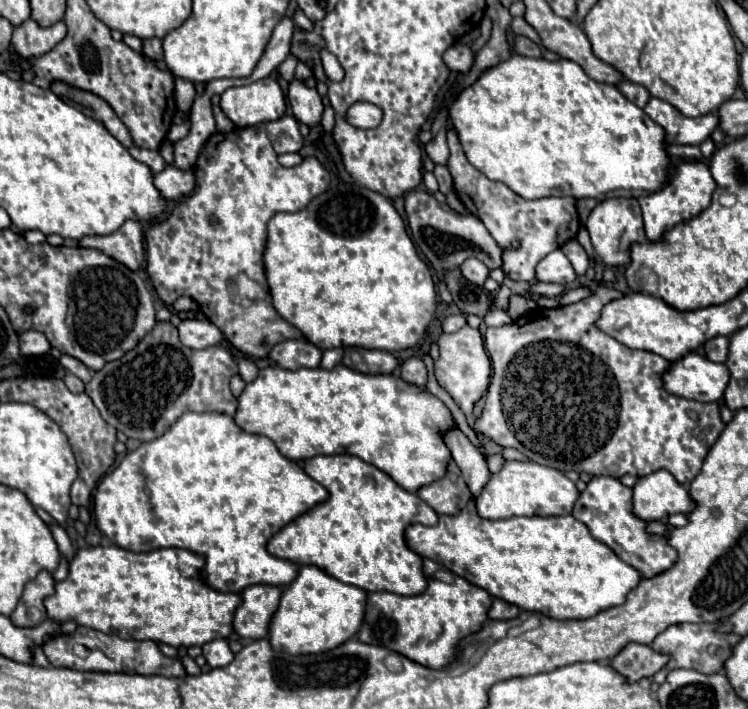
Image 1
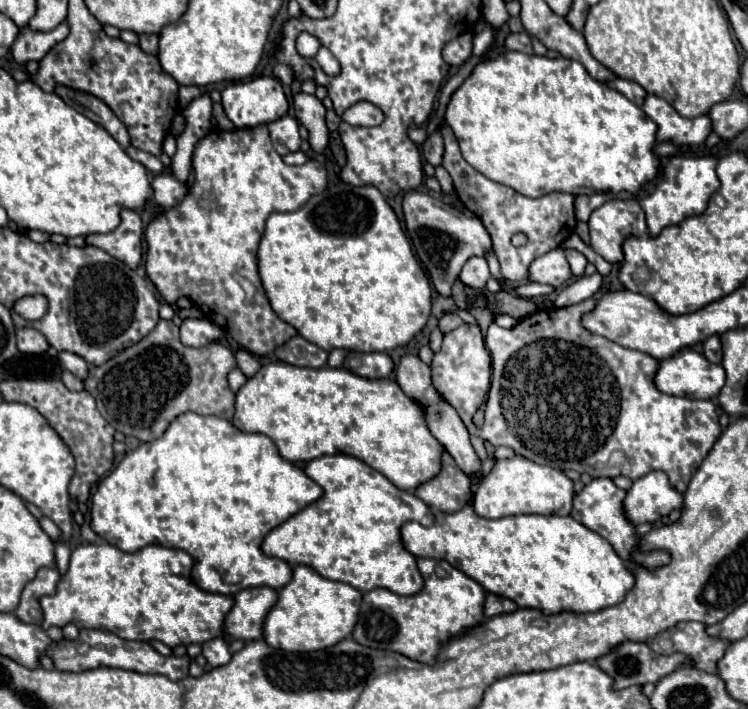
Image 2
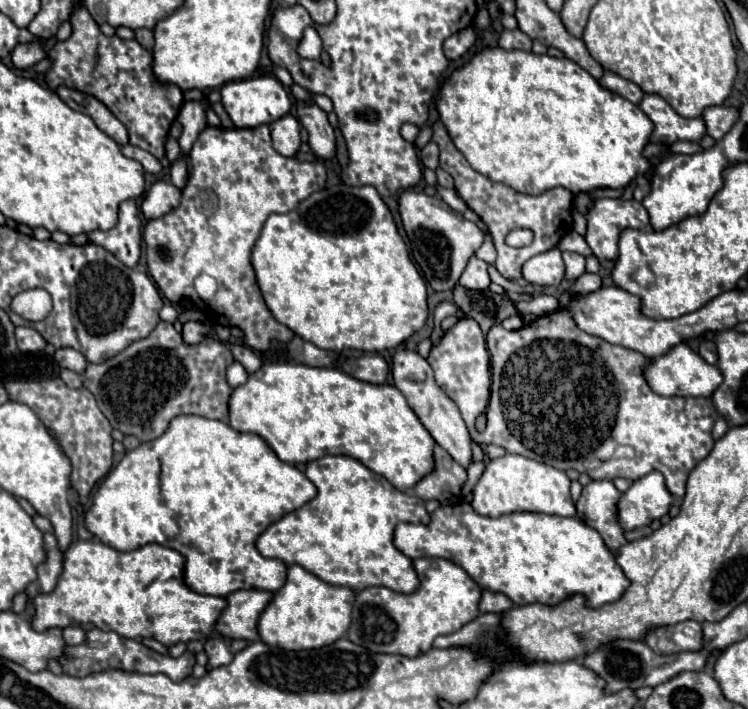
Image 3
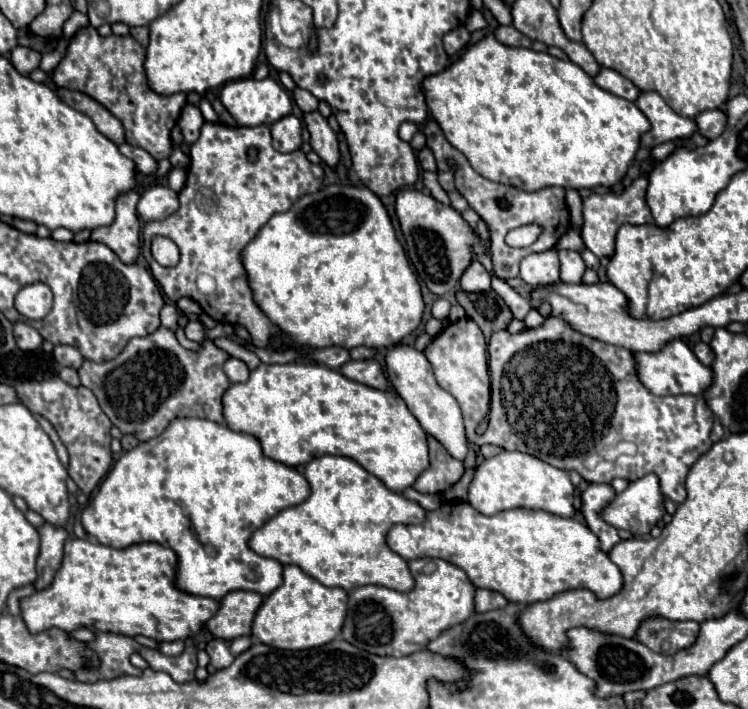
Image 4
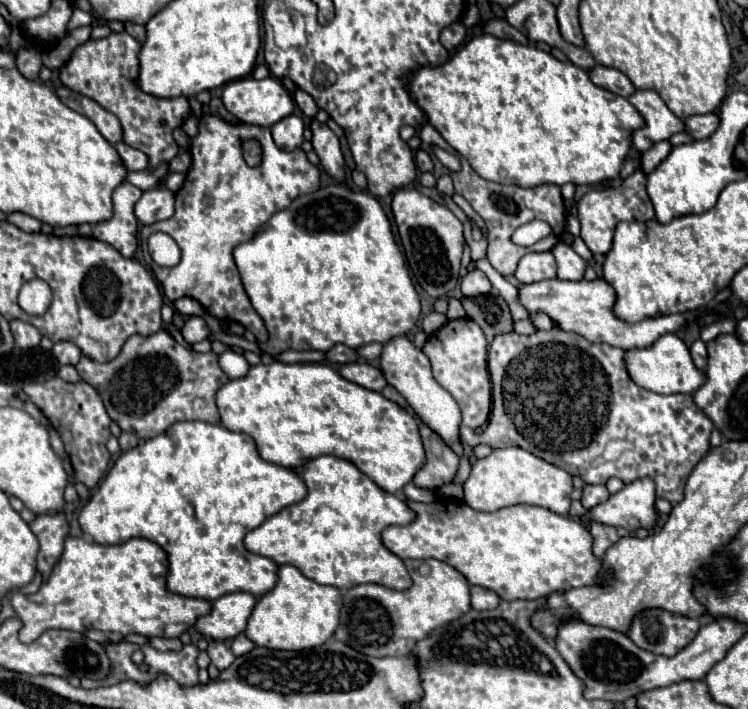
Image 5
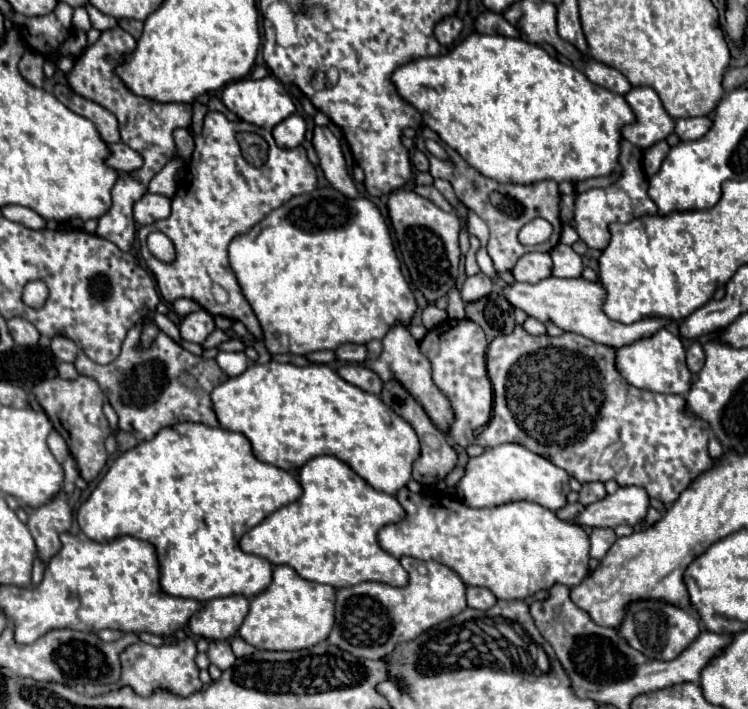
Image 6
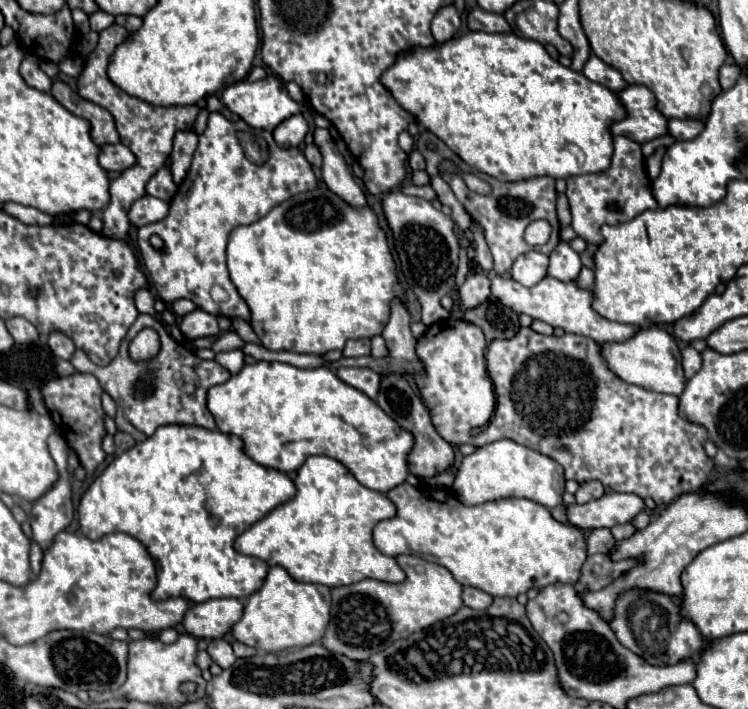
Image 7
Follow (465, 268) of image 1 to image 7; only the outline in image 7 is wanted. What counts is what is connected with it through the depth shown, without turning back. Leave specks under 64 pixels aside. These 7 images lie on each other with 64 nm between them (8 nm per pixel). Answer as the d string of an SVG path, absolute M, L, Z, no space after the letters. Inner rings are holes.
M468 274L460 288L460 300L464 308L476 308L490 296L490 280L482 274Z

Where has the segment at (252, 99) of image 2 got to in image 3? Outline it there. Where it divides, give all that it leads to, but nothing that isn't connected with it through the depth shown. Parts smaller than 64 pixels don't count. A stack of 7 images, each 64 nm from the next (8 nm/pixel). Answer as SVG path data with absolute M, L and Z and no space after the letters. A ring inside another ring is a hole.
M260 76L260 78L248 78L238 82L228 82L222 86L222 104L236 124L236 128L256 128L260 124L270 124L290 110L290 98L286 90L282 88L280 80L272 76Z

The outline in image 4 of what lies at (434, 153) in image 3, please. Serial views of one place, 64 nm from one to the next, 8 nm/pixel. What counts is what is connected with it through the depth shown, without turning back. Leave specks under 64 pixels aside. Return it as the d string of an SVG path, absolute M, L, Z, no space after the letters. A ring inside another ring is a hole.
M422 148L418 152L418 162L422 166L422 170L430 170L430 172L436 172L436 160L434 160L434 154L430 148Z

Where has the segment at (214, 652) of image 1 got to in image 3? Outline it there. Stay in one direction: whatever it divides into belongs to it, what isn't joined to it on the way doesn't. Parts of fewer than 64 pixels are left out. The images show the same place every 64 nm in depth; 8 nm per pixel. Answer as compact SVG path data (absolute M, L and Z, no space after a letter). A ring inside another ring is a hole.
M210 638L204 644L204 652L208 656L208 664L212 668L216 666L226 666L232 662L232 652L228 650L228 644L222 638Z

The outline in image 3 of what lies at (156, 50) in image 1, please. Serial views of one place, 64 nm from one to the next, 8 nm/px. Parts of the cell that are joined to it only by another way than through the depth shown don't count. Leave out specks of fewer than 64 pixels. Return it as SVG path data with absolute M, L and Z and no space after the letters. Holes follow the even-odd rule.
M146 28L136 30L136 40L140 42L142 48L152 52L152 48L154 48L154 34L152 34L152 30L146 30Z

